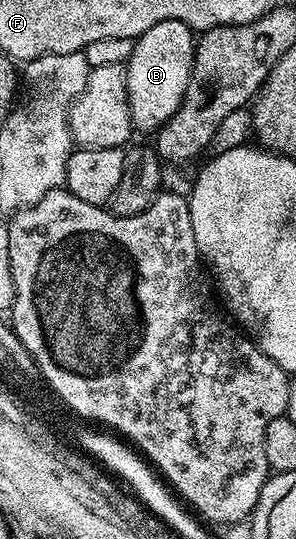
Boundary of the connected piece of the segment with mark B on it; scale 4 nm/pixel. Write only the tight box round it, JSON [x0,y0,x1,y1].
[125,20,196,131]

